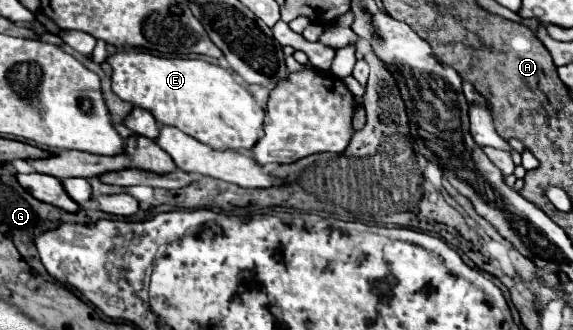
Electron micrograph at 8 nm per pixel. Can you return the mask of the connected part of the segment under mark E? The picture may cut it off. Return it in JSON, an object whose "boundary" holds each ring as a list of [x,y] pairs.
{"boundary":[[[132,49],[110,55],[108,63],[114,69],[114,93],[122,101],[150,111],[160,125],[176,127],[218,151],[248,151],[264,133],[264,109],[220,65],[202,59],[162,59],[150,53],[134,53]]]}

